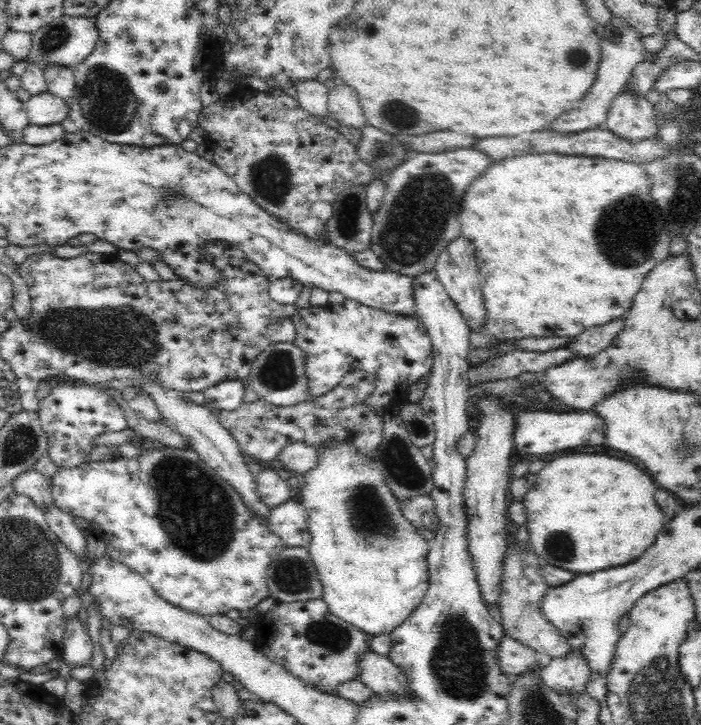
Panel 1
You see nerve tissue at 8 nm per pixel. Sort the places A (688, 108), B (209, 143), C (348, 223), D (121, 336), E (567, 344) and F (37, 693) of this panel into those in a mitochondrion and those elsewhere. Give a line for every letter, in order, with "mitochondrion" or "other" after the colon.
A: other
B: other
C: mitochondrion
D: mitochondrion
E: other
F: other

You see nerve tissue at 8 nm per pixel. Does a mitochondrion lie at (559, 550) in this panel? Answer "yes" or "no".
yes

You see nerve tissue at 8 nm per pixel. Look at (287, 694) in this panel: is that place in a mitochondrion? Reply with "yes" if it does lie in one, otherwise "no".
no

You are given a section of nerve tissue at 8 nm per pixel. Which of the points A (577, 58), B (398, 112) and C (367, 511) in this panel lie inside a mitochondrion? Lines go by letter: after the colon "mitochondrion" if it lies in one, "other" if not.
A: mitochondrion
B: mitochondrion
C: mitochondrion

